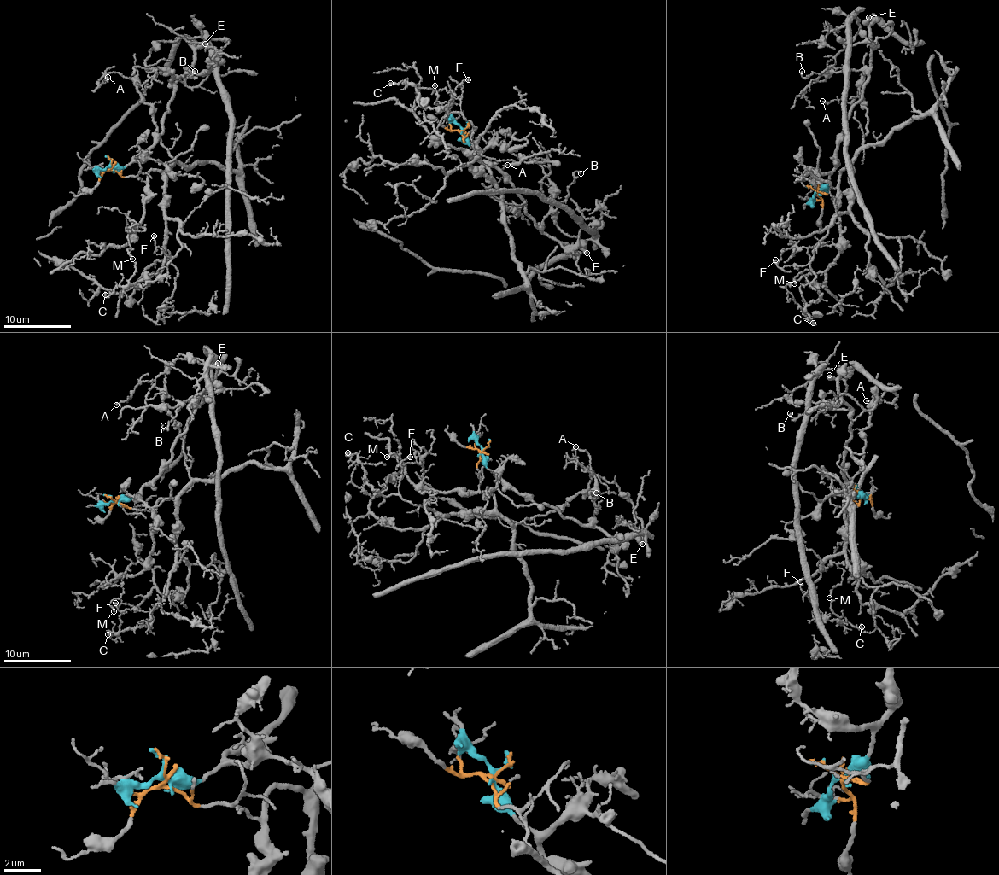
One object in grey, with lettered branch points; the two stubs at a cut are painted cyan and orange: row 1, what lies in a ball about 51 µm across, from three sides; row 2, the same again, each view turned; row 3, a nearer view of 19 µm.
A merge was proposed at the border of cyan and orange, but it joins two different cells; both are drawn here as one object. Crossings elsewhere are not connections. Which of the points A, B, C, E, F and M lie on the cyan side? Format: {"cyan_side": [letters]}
{"cyan_side": ["B", "E"]}

